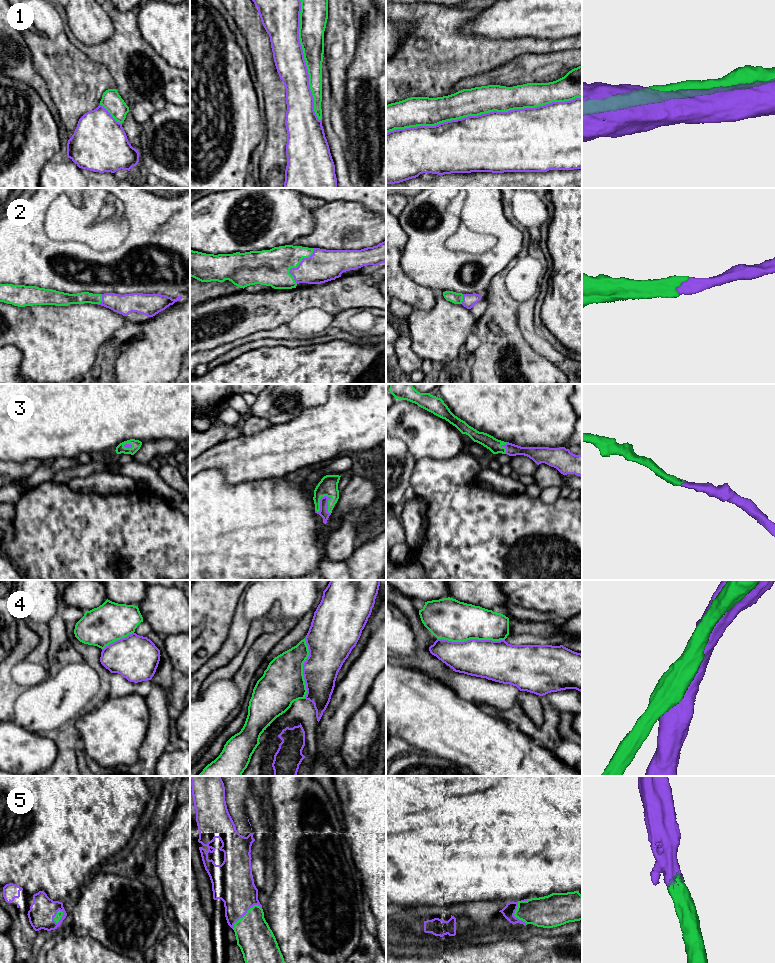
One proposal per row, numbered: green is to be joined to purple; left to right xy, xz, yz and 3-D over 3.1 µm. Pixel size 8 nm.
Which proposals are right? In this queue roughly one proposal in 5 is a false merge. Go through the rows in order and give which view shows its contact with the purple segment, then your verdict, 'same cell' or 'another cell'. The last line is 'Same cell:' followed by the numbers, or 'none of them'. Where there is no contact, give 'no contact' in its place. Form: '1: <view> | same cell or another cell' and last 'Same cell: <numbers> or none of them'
1: yz | another cell
2: xz | same cell
3: xz | same cell
4: yz | same cell
5: xz | same cell
Same cell: 2, 3, 4, 5

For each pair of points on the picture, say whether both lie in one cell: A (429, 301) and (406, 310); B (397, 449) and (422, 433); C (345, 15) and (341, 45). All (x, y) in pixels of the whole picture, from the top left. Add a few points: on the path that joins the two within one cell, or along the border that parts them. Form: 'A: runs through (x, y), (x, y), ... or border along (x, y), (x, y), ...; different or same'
A: border along (396, 298), (408, 303), (413, 308); different
B: border along (396, 437), (405, 444), (407, 451), (416, 461); different
C: runs through (341, 22), (341, 38); same

